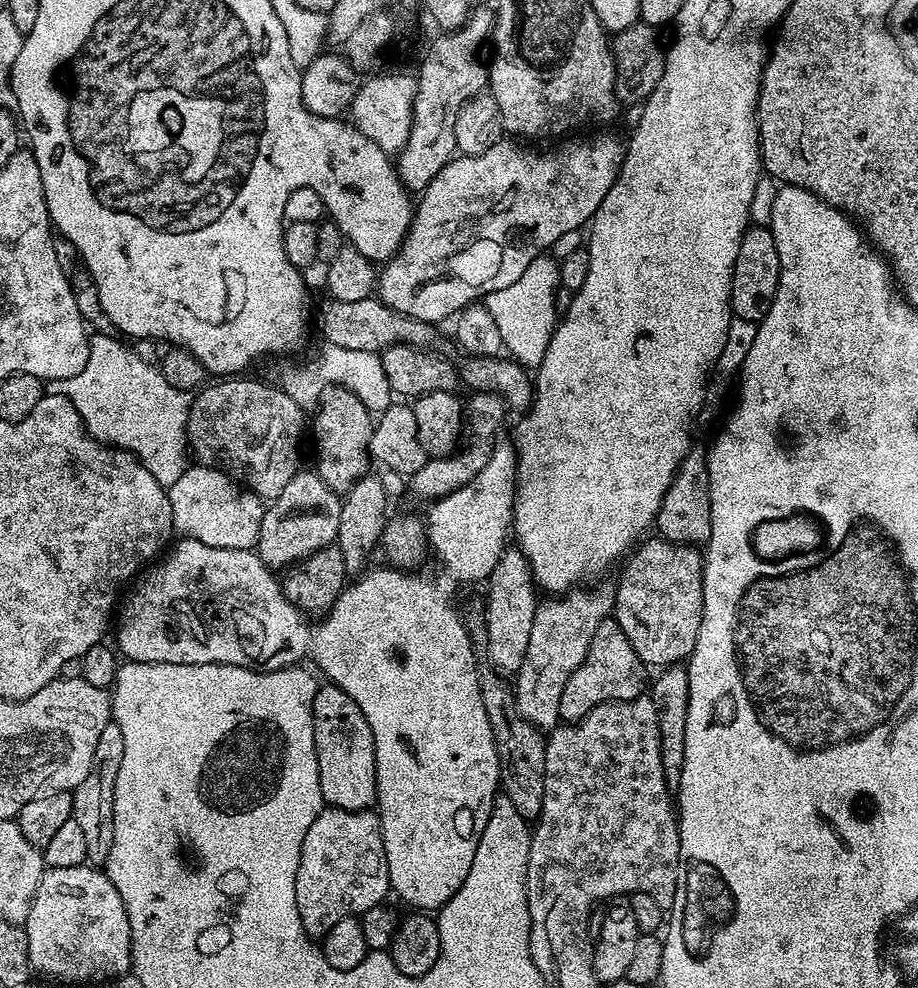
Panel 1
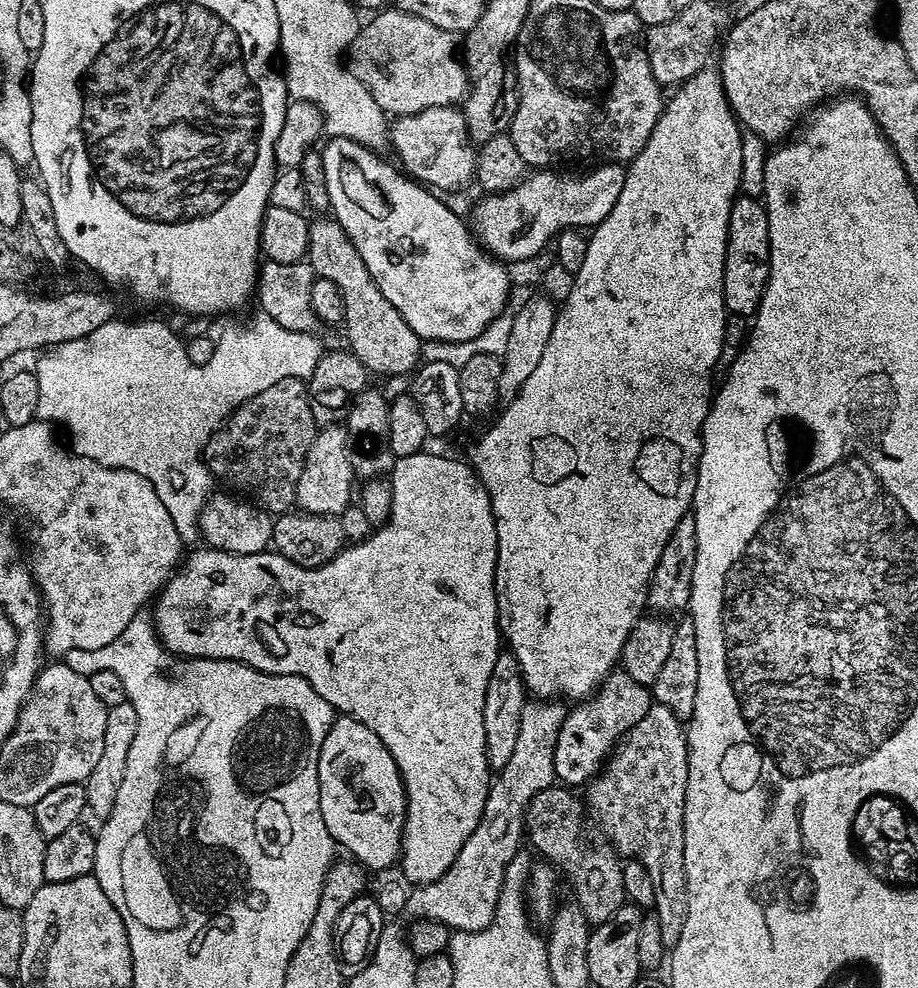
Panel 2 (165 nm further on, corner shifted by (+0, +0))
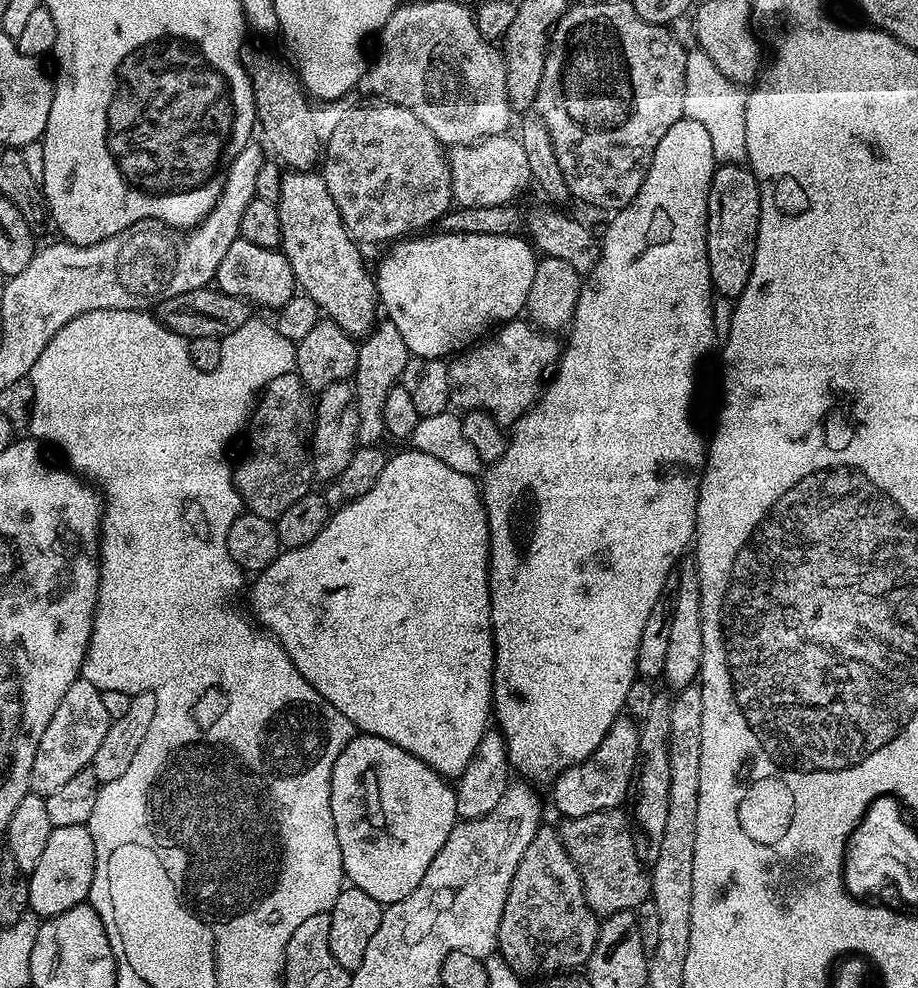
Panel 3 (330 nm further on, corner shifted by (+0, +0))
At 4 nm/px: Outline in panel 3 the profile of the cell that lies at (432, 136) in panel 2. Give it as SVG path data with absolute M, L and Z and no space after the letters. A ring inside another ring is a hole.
M515 135L488 136L477 144L461 144L453 147L447 153L450 174L452 175L452 198L459 207L466 206L498 206L499 204L511 204L517 198L516 195L532 184L530 166L526 163L526 153L522 151L519 139Z

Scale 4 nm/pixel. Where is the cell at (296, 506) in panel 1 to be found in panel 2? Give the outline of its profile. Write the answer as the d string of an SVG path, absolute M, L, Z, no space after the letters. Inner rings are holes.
M343 423L325 424L306 450L302 478L298 478L296 504L305 512L323 516L339 516L354 500L354 473L348 453L348 429Z

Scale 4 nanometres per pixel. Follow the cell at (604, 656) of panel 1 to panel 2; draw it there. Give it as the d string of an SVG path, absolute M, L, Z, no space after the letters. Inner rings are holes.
M613 670L595 693L568 708L568 716L562 722L562 730L558 730L558 742L554 746L554 774L556 780L564 786L576 786L572 784L587 785L588 781L596 779L604 767L609 756L612 755L617 744L624 739L625 734L634 726L638 726L639 720L646 715L653 704L649 685L634 682L630 674L623 670Z

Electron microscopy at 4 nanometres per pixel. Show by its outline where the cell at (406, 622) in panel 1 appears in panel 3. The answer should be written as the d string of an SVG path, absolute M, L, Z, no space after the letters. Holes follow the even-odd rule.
M415 450L407 451L400 452L396 457L393 455L388 459L382 474L378 474L378 482L374 482L374 486L370 486L370 490L366 490L366 494L362 494L356 500L348 500L347 503L335 509L329 515L327 522L324 523L324 529L320 531L318 538L306 542L306 546L284 548L280 555L274 558L274 562L270 566L266 566L258 573L253 579L256 580L253 584L251 581L246 597L248 596L248 604L252 607L253 613L251 612L251 615L254 617L255 623L265 633L276 637L279 644L286 650L290 662L294 662L298 674L302 674L302 678L306 678L306 682L310 682L310 686L314 686L314 690L318 690L318 694L322 694L322 698L326 698L326 702L330 702L330 706L334 706L334 710L346 714L346 718L350 718L353 729L359 730L365 736L386 738L386 742L394 742L398 746L402 746L402 750L414 754L414 758L426 762L426 766L433 768L440 776L458 778L462 774L462 770L466 770L466 762L470 762L470 758L474 758L474 750L478 750L478 742L482 742L482 734L489 727L490 717L493 715L492 669L496 658L496 650L492 643L492 603L490 602L490 590L488 589L488 515L484 509L481 489L473 477L462 474L458 470L450 470L450 466L446 466L446 462L438 462L438 458L430 458L430 454L422 454Z

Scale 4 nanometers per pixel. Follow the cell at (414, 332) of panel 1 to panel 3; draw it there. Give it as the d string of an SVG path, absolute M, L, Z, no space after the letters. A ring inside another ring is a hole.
M241 239L236 240L230 250L226 250L216 270L214 284L226 294L247 300L253 306L261 304L271 310L278 310L298 292L294 270L290 270L290 262L283 252L266 246L254 246L254 242Z

